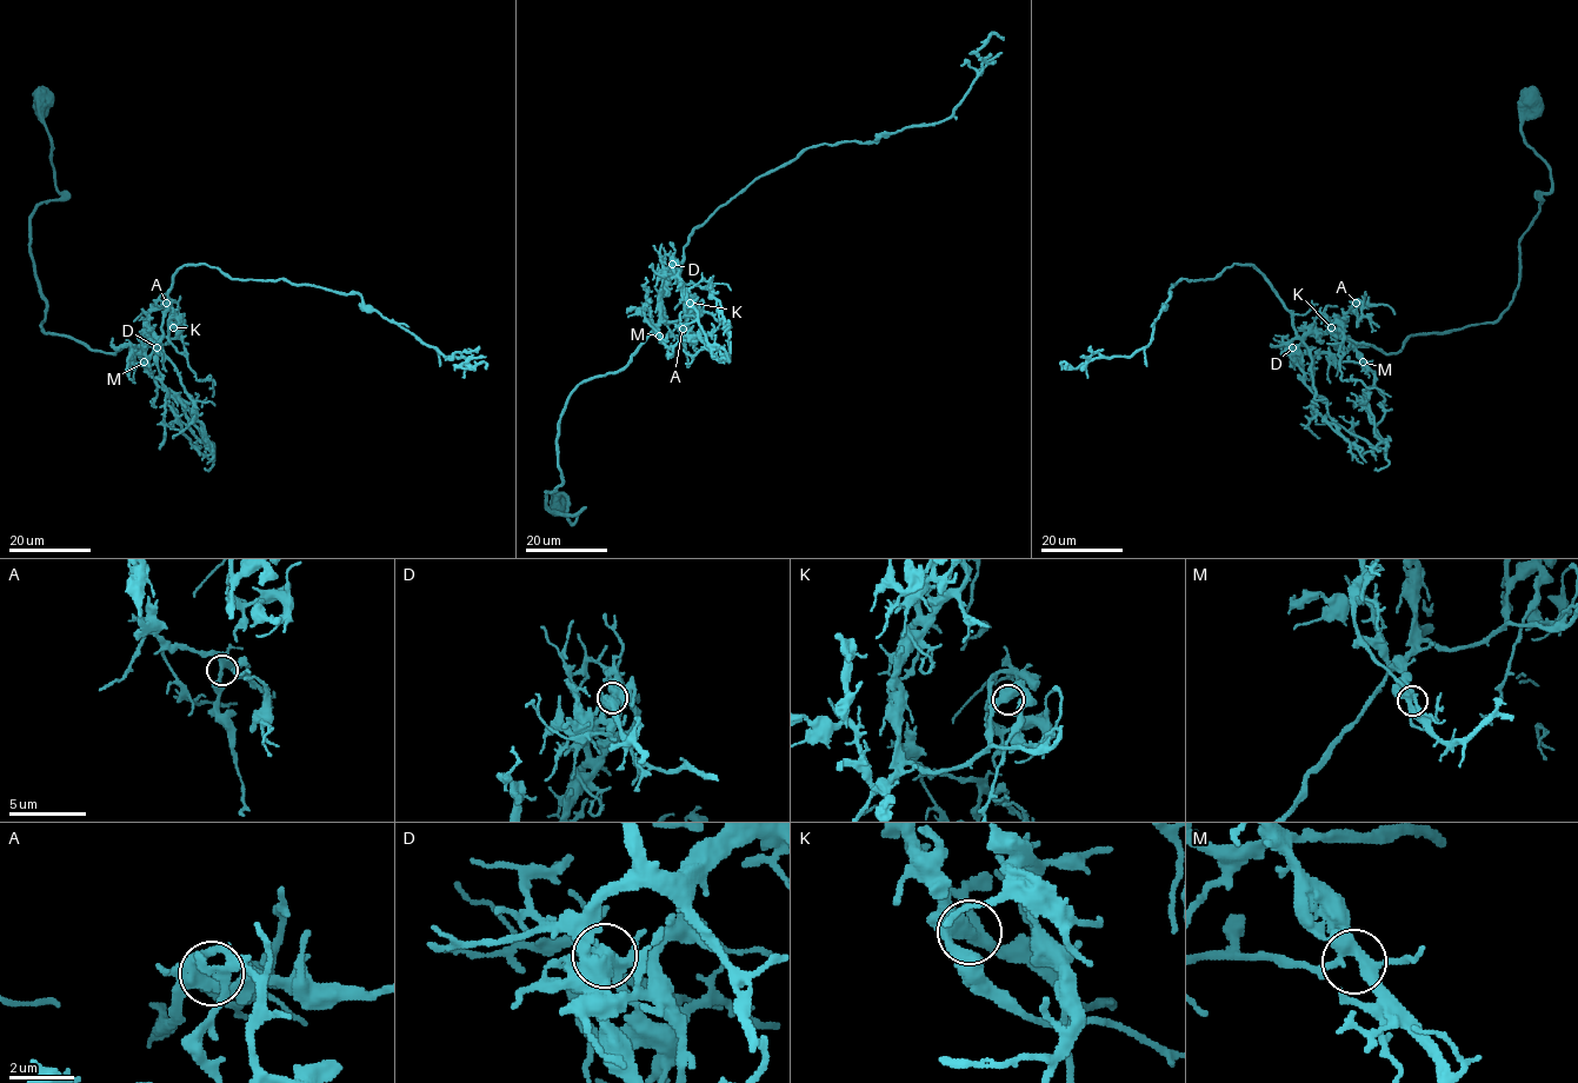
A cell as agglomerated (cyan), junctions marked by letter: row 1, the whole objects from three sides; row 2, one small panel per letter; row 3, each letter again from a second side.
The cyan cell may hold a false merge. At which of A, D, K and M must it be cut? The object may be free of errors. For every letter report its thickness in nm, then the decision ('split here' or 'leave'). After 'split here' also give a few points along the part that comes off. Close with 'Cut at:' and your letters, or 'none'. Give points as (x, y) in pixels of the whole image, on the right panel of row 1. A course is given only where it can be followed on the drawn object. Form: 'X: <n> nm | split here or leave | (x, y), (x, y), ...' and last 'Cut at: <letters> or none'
A: 360 nm | leave
D: 440 nm | leave
K: 440 nm | leave
M: 320 nm | leave
Cut at: none

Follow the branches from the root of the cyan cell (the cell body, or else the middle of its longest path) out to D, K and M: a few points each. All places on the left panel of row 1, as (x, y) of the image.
D: (38, 106), (62, 195), (31, 217), (40, 326), (112, 353), (152, 331), (155, 347)
K: (38, 106), (62, 195), (31, 217), (44, 331), (114, 353), (173, 327)
M: (38, 106), (62, 195), (31, 217), (30, 252), (46, 303), (40, 326), (105, 352), (138, 345), (144, 361)

